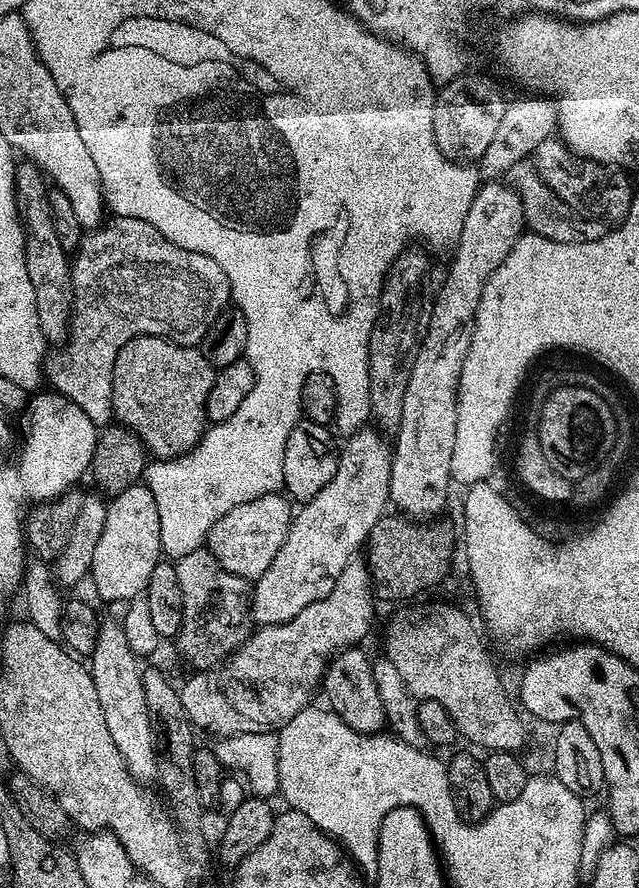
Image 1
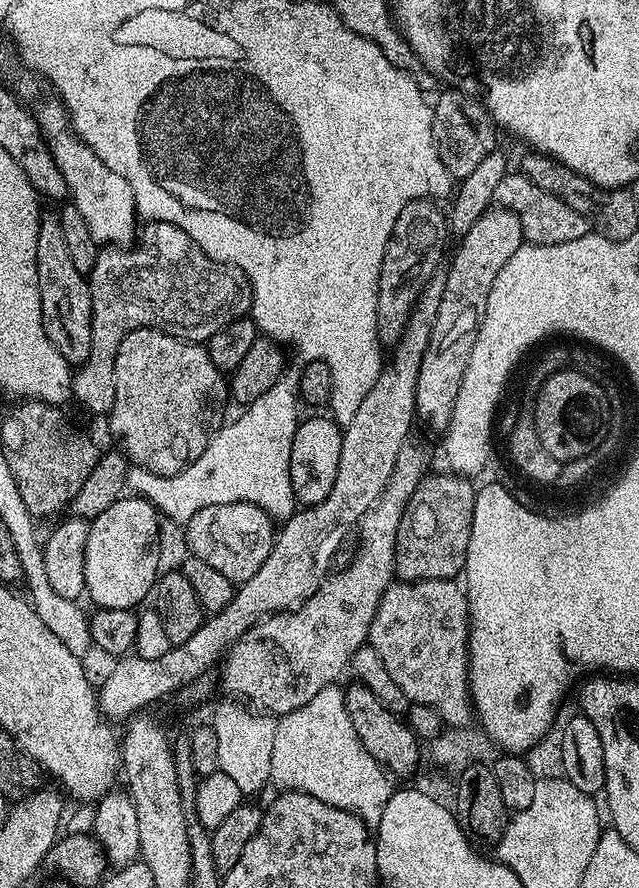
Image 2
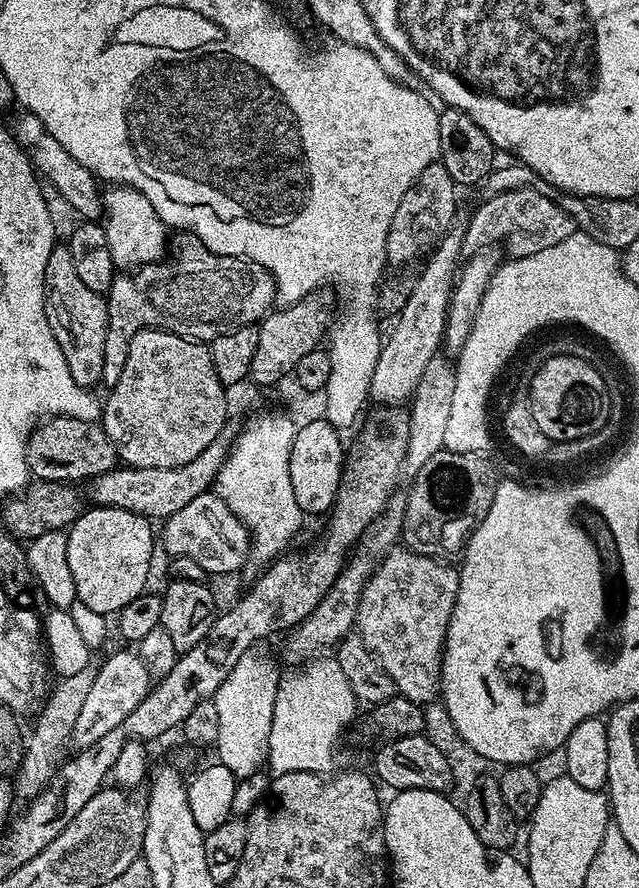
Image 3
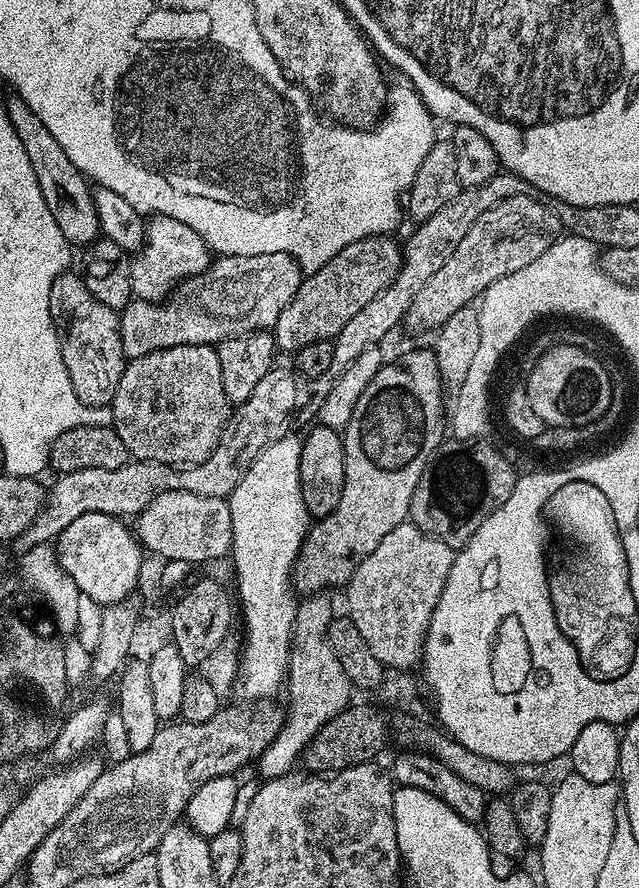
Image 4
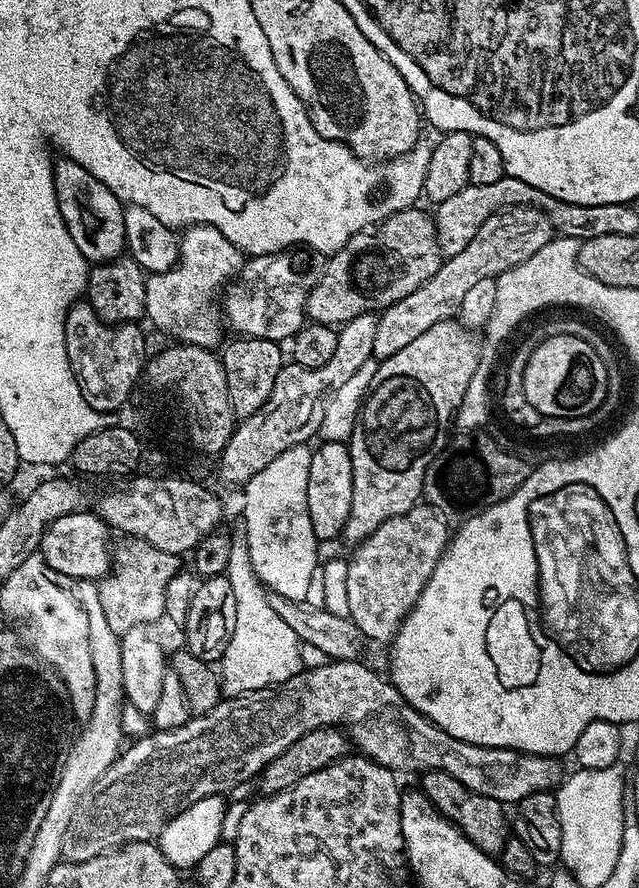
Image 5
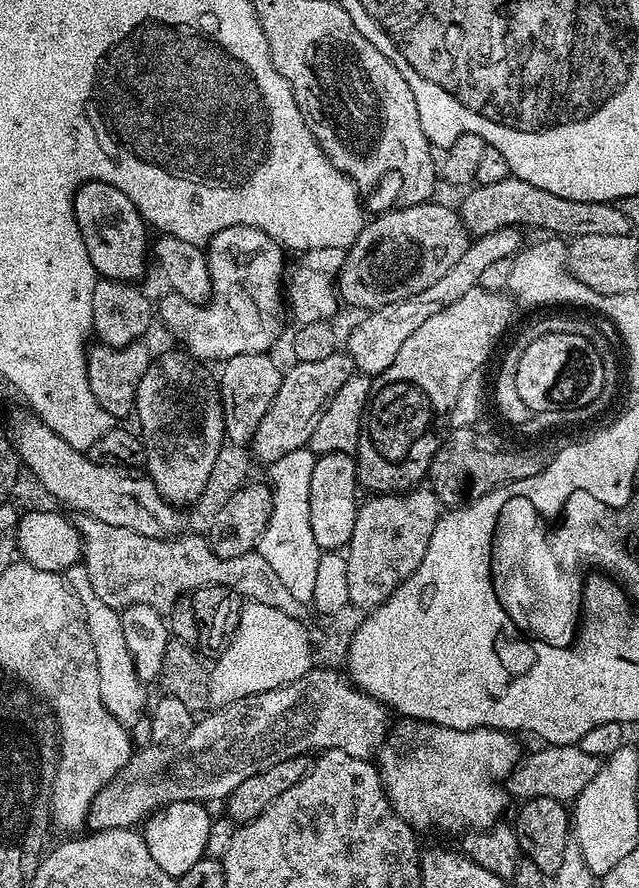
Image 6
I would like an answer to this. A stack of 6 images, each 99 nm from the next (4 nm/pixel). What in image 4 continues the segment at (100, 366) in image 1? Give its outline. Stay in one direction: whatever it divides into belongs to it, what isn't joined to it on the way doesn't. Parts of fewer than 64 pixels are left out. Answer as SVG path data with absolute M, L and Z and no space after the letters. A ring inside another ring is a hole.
M254 254L217 255L202 274L181 280L167 300L131 299L119 313L125 357L150 354L170 346L217 345L231 336L275 329L278 314L298 294L302 269L293 256Z

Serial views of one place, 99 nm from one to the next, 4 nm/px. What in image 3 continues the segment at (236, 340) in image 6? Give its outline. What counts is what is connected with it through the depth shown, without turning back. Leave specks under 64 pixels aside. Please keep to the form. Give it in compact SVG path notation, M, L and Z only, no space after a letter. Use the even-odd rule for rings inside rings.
M112 186L102 196L102 227L110 250L110 258L117 269L135 270L145 264L165 259L170 248L170 229L158 218L146 194L127 186Z

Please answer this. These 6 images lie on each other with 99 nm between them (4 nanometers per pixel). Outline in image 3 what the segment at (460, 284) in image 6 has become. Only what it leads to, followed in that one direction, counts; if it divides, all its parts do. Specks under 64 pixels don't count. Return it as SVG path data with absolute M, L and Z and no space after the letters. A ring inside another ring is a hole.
M506 190L497 196L488 196L485 204L476 208L476 213L469 218L464 228L464 252L479 253L491 249L492 244L504 243L509 257L538 254L538 250L546 250L550 246L558 246L558 242L566 242L578 230L576 223L562 210L562 206L546 194L537 194L534 190Z

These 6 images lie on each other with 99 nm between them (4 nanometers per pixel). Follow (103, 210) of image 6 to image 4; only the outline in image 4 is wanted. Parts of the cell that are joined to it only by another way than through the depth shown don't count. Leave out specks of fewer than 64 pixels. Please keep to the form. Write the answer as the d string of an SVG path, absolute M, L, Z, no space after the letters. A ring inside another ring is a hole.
M12 94L6 101L10 124L14 126L14 134L18 134L18 142L22 142L22 150L26 150L26 158L30 158L30 166L34 166L34 178L38 178L38 186L42 190L42 198L46 198L46 206L50 206L50 214L53 215L54 222L62 230L62 234L73 246L91 245L92 241L101 235L100 223L96 207L92 201L92 188L84 173L66 158L66 150L58 146L58 141L50 130L30 110L26 101L19 96Z

